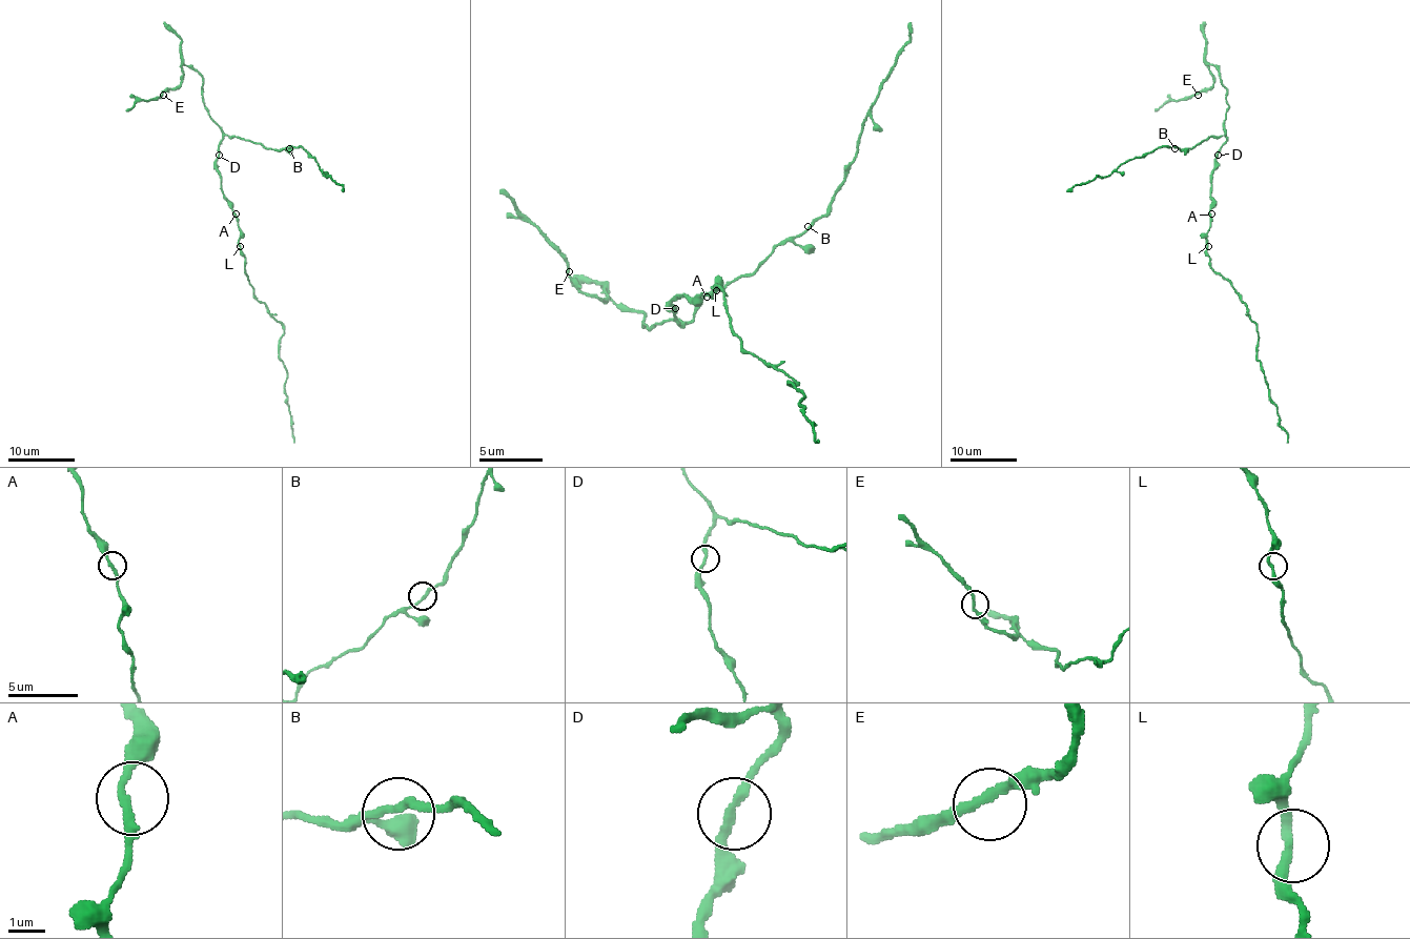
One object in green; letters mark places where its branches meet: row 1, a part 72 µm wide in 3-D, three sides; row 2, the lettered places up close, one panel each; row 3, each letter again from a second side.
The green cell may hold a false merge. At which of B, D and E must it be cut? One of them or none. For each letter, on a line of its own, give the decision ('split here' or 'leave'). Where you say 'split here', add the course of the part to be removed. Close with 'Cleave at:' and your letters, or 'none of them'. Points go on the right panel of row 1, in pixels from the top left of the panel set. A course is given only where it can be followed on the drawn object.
B: leave
D: leave
E: leave
Cleave at: none of them

